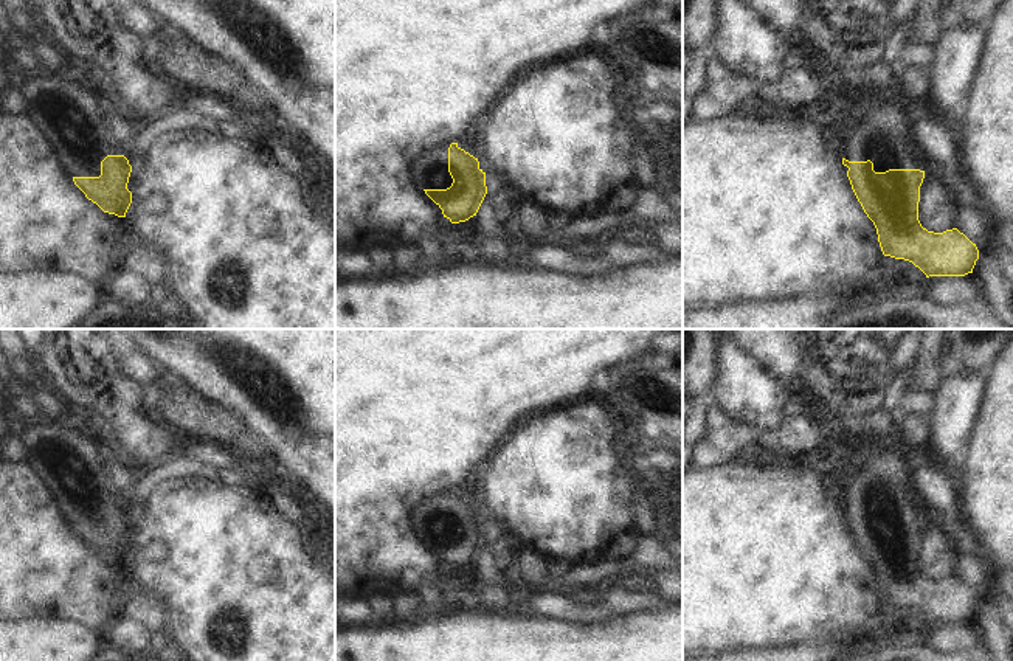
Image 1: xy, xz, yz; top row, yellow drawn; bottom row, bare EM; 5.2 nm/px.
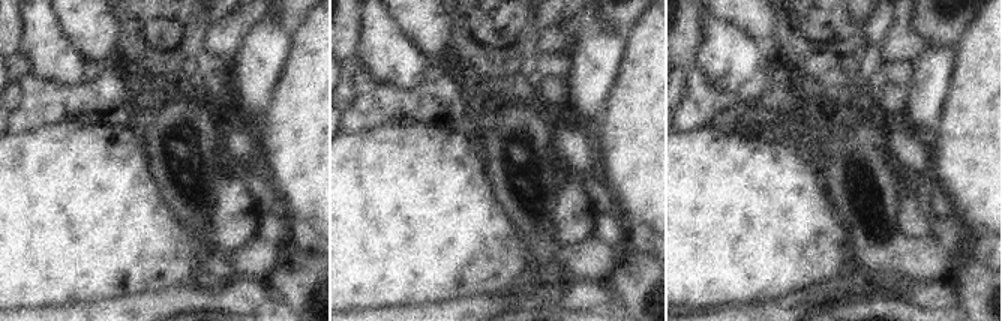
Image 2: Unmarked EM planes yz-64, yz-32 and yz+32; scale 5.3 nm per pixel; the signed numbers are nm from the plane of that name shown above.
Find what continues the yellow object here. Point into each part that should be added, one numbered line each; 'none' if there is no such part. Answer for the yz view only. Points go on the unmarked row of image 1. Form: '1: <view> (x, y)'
1: yz (889, 495)

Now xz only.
1: xz (430, 515)

